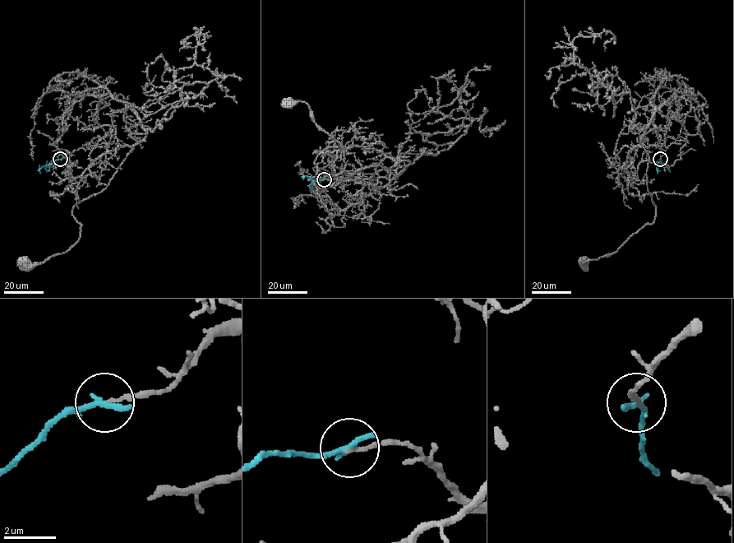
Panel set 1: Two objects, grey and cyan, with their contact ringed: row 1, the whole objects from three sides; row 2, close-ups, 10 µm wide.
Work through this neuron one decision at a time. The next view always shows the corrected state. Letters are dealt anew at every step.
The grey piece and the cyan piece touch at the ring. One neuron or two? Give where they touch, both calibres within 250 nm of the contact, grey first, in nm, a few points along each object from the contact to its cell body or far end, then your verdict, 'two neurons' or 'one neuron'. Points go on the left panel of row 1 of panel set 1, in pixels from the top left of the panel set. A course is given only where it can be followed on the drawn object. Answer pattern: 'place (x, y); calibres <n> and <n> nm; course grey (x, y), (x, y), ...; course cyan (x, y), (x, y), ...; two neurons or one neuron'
place (60, 159); calibres 140 and 280 nm; course grey (60, 159), (95, 145), (126, 108), (145, 133), (109, 183), (74, 206), (79, 239), (43, 262), (23, 262); course cyan (60, 159), (48, 166), (43, 166), (40, 171); two neurons

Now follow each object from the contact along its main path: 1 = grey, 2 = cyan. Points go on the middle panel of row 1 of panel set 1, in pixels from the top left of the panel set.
1: (324, 179), (376, 187), (409, 163), (335, 175), (343, 148), (307, 104), (287, 102)
2: (324, 179), (312, 181), (306, 176), (304, 179)

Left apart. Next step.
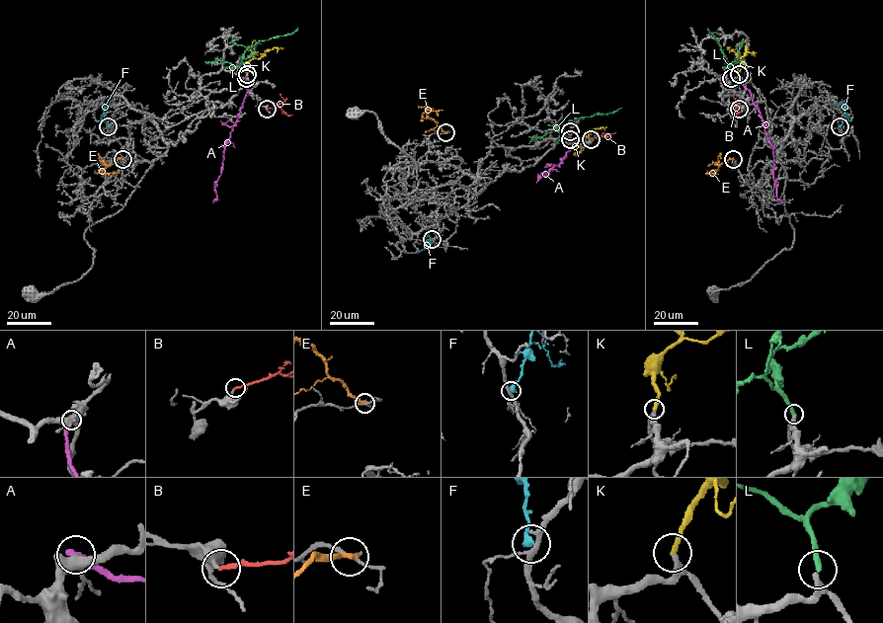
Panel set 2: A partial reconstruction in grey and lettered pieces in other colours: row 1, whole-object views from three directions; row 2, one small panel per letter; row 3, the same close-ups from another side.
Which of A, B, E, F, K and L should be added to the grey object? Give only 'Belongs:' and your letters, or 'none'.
Belongs: K

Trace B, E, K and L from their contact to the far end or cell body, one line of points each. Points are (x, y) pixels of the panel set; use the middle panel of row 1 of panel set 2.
B: (591, 139), (615, 132)
E: (445, 132), (434, 120), (423, 116), (426, 110), (442, 110)
K: (570, 138), (571, 142), (588, 136), (594, 128), (606, 126)
L: (570, 138), (564, 133), (569, 120), (607, 115), (621, 108)

